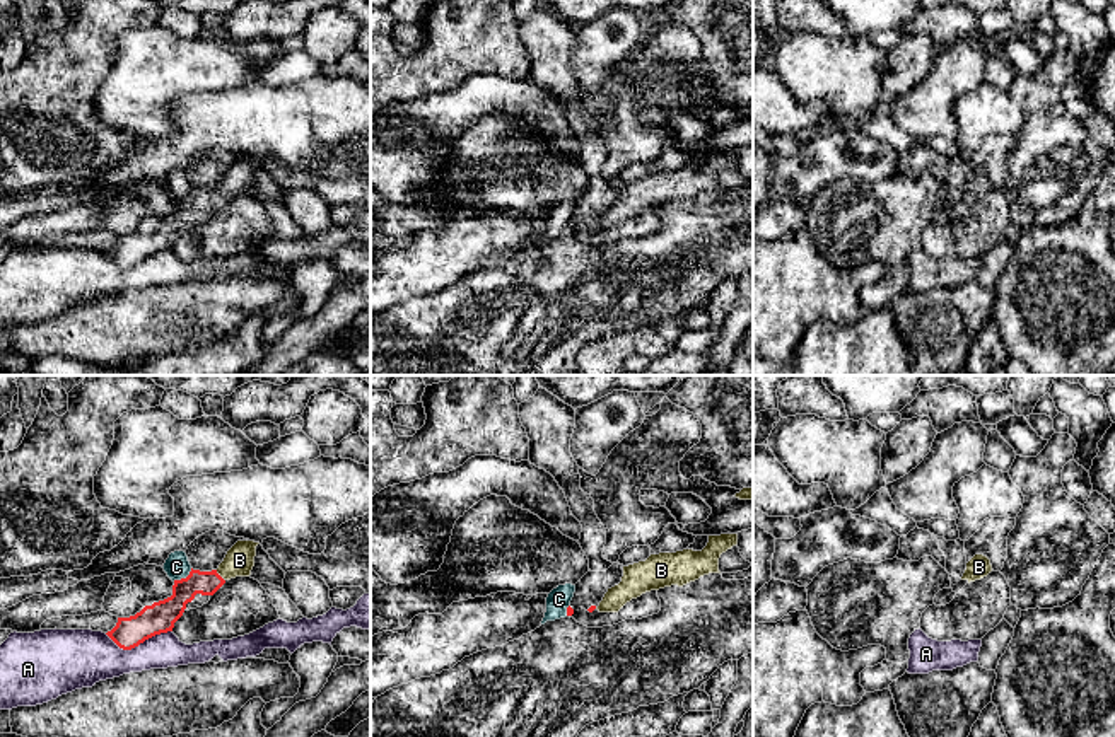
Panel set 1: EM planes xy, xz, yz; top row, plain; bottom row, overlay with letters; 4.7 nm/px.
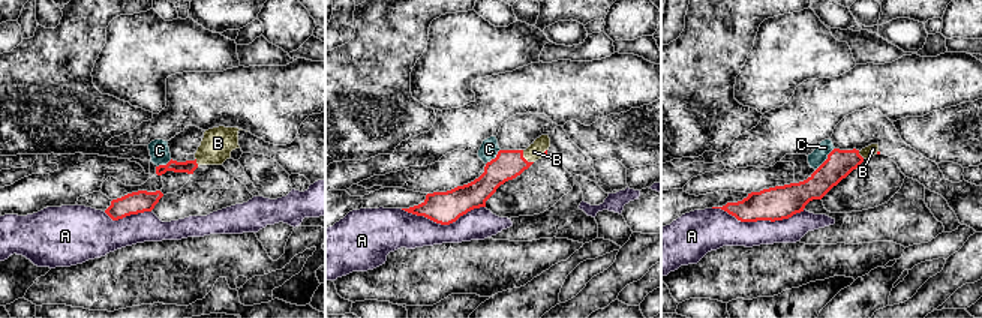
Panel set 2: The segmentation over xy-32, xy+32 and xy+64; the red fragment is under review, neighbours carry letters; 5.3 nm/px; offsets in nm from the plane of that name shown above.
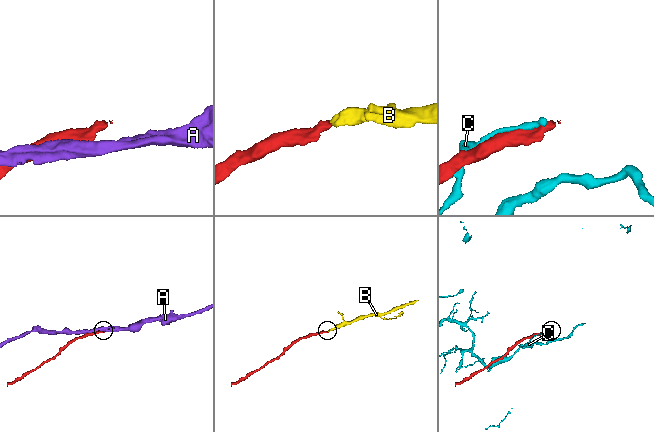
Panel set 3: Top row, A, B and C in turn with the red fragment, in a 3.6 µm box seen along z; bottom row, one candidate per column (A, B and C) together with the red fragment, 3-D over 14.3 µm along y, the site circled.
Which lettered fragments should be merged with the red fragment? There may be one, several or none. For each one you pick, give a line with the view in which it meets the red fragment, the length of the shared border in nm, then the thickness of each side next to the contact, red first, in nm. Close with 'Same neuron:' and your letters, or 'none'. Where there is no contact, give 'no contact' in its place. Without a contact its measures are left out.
B: meets red in xy; contact 70 nm long; 110 nm thick on the red side, 140 nm on the other
Same neuron: B

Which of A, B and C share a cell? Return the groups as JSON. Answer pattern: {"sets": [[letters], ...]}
{"sets": [["A"], ["B"], ["C"]]}

